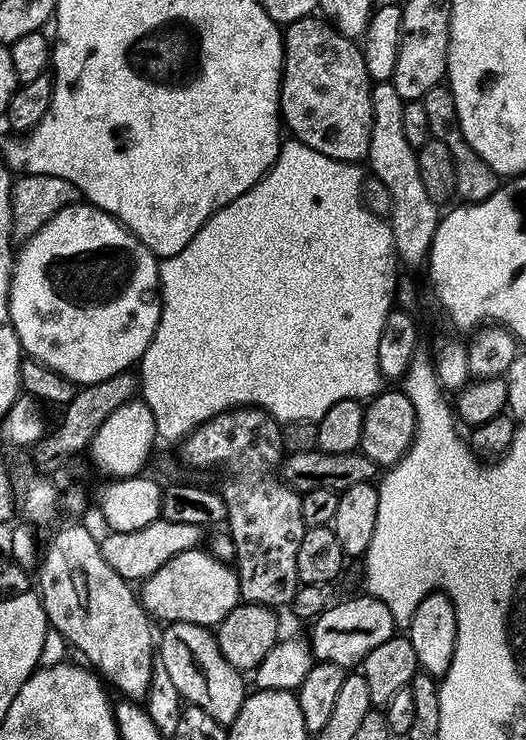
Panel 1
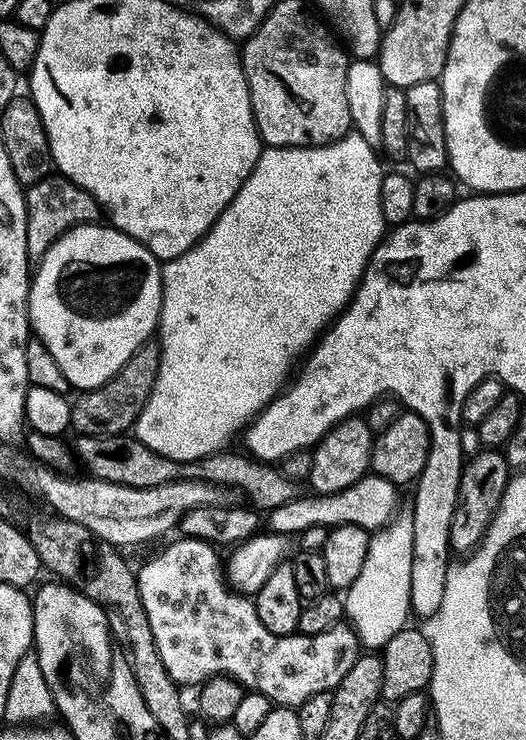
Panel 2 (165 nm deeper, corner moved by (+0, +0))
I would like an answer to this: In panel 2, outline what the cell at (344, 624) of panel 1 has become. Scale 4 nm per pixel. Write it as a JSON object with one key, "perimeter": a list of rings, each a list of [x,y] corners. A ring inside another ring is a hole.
{"perimeter":[[[176,538],[173,544],[156,552],[135,573],[138,594],[150,622],[154,645],[170,678],[176,685],[203,685],[214,676],[227,676],[241,688],[261,692],[273,705],[299,709],[314,694],[331,693],[350,674],[350,666],[362,654],[360,639],[353,627],[341,622],[330,630],[313,636],[270,634],[256,613],[255,603],[226,587],[225,569],[213,545],[204,540]]]}

